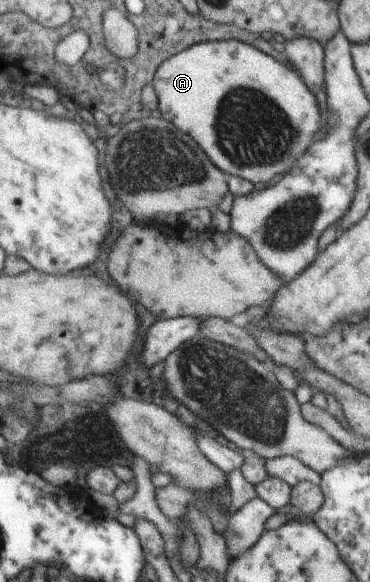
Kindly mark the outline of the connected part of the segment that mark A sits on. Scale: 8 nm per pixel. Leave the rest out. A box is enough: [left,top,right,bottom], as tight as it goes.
[153,39,320,185]

